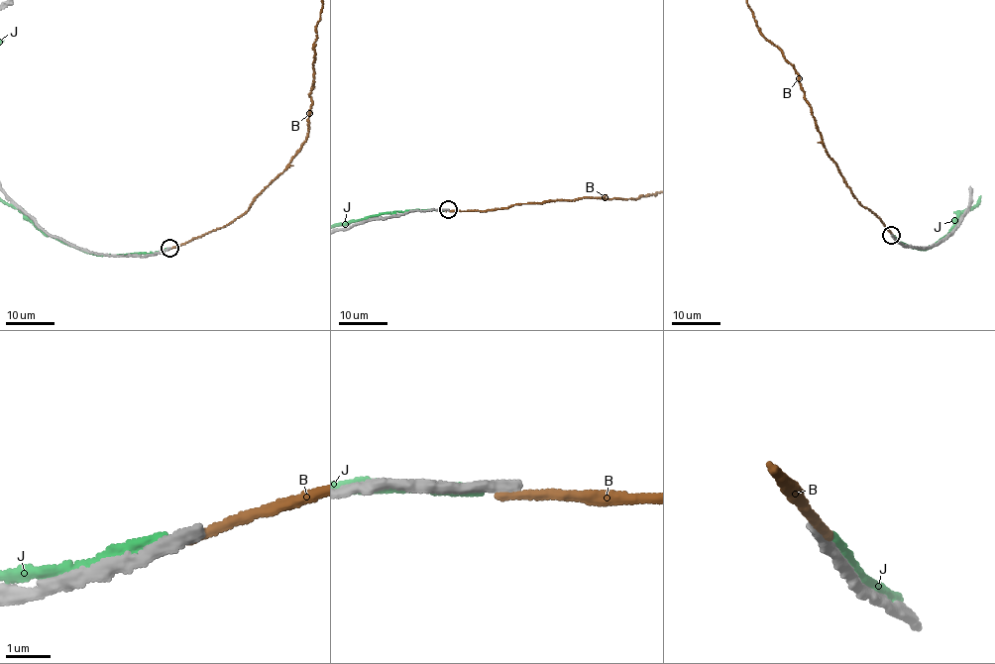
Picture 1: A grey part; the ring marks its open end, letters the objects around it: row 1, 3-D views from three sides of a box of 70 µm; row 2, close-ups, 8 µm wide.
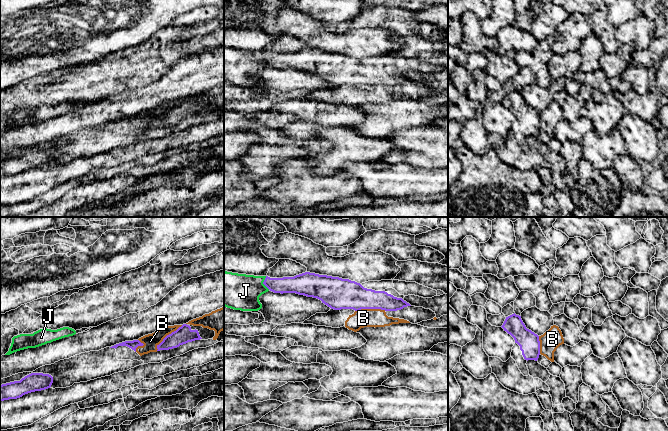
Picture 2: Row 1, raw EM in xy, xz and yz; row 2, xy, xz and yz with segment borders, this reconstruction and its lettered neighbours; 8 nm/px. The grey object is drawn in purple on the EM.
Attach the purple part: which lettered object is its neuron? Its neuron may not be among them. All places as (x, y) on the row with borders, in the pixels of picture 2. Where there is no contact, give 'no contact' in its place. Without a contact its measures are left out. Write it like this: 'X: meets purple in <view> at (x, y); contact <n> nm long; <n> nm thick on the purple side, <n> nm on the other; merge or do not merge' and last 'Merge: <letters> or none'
B: meets purple in xy at (167, 335); contact 300 nm long; 140 nm thick on the purple side, 120 nm on the other; do not merge
J: meets purple in xz at (263, 283); contact 120 nm long; 130 nm thick on the purple side, 280 nm on the other; do not merge
Merge: none

